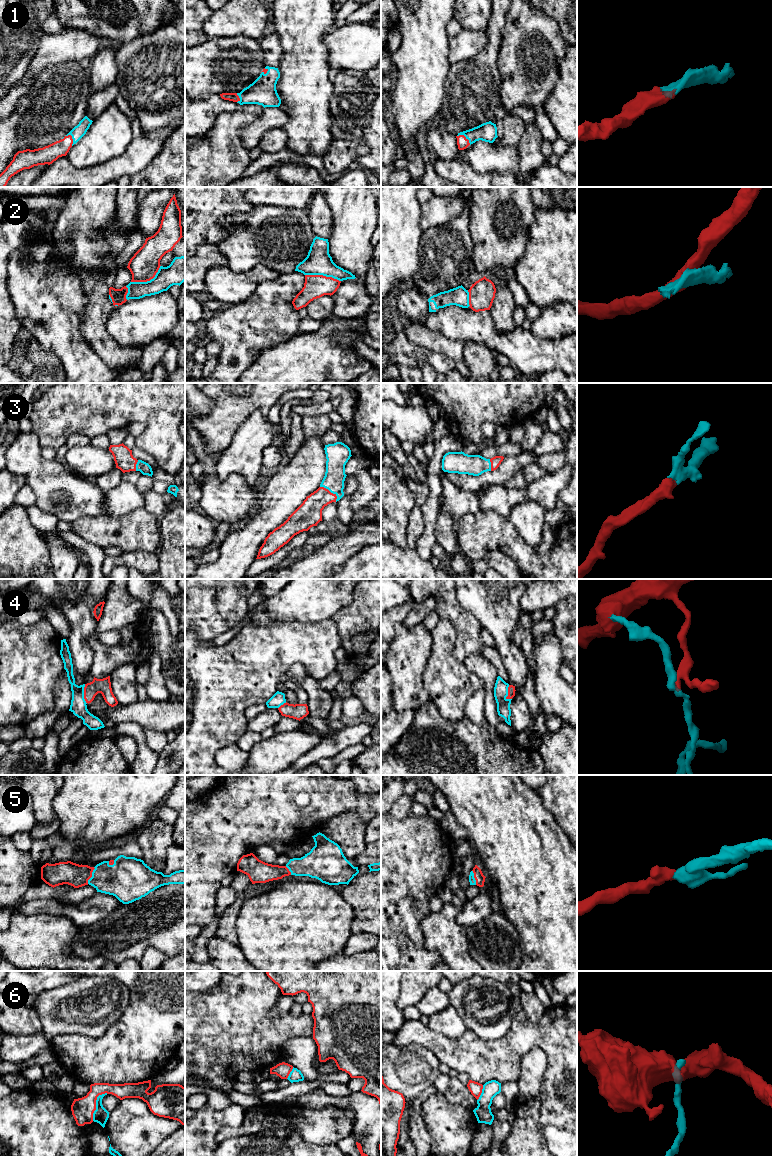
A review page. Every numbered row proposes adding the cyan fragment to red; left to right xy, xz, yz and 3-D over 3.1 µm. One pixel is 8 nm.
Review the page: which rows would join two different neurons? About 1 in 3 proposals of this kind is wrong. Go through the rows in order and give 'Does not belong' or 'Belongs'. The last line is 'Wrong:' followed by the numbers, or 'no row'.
1: Belongs
2: Does not belong
3: Belongs
4: Does not belong
5: Belongs
6: Does not belong
Wrong: 2, 4, 6

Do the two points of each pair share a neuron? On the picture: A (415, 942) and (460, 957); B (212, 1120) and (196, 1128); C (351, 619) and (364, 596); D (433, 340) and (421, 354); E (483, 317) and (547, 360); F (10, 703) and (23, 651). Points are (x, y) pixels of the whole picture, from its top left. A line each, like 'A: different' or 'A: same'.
A: different
B: same
C: same
D: different
E: same
F: same

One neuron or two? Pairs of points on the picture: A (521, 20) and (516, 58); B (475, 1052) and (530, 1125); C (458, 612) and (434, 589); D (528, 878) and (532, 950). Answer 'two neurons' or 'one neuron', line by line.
A: one neuron
B: two neurons
C: one neuron
D: one neuron

